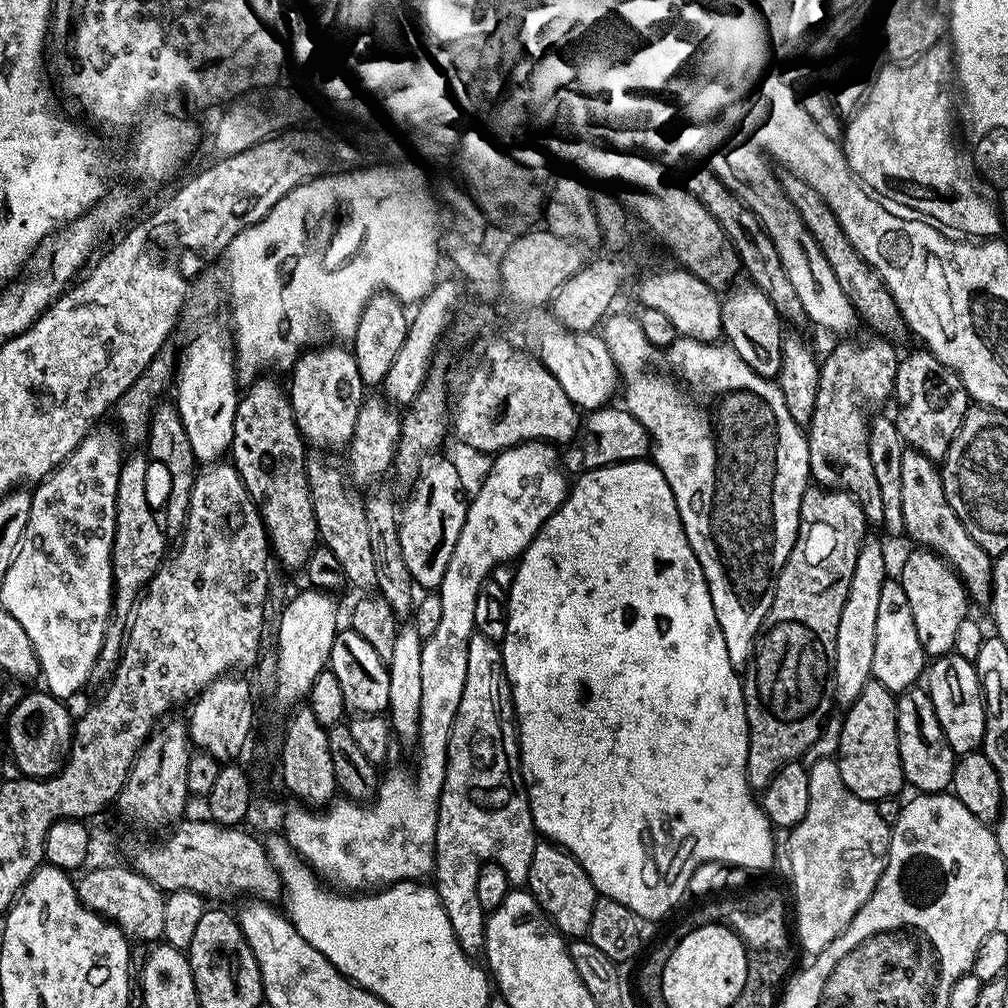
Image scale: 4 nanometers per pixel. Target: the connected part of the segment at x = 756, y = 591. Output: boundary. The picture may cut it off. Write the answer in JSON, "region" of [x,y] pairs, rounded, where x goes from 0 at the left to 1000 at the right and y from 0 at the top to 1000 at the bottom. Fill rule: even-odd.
{"region":[[[611,313],[607,318],[600,320],[597,325],[597,332],[600,337],[601,343],[604,345],[604,351],[608,353],[608,358],[611,361],[611,365],[614,369],[614,380],[617,382],[617,391],[619,387],[619,397],[617,397],[618,404],[623,406],[623,409],[635,422],[643,428],[646,439],[649,443],[646,445],[645,452],[649,457],[651,463],[657,466],[657,470],[661,474],[661,478],[665,482],[665,486],[669,490],[669,498],[673,502],[673,510],[677,514],[677,522],[681,526],[681,534],[685,538],[685,542],[688,546],[688,550],[692,554],[692,558],[696,562],[696,569],[698,570],[698,576],[700,581],[704,585],[704,593],[708,597],[708,609],[712,613],[712,621],[716,625],[716,633],[720,633],[720,649],[724,649],[724,657],[732,665],[737,664],[739,660],[743,658],[746,642],[750,640],[750,630],[754,627],[756,617],[760,613],[760,609],[764,605],[764,601],[768,597],[768,585],[770,584],[770,568],[776,565],[776,562],[780,558],[780,554],[784,554],[784,546],[788,542],[790,537],[790,531],[794,525],[794,503],[796,503],[796,494],[798,493],[798,487],[804,482],[804,469],[802,466],[802,435],[799,426],[788,419],[788,415],[784,415],[784,407],[780,407],[780,395],[776,395],[776,387],[773,380],[757,377],[752,371],[748,371],[748,367],[744,367],[744,363],[740,363],[740,359],[736,359],[736,355],[732,355],[732,351],[728,346],[719,343],[717,340],[709,341],[696,341],[691,337],[680,337],[673,335],[666,341],[665,344],[658,347],[648,347],[647,340],[641,335],[641,331],[637,327],[634,316],[628,315],[627,317],[623,313]]]}

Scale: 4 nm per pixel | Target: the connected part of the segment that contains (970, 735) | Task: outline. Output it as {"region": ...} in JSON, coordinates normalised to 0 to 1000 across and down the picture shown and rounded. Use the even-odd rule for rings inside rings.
{"region":[[[948,650],[931,651],[924,656],[919,667],[919,686],[927,696],[927,708],[931,708],[938,736],[949,751],[954,751],[975,739],[978,703],[967,658],[961,652],[959,655],[956,651]]]}

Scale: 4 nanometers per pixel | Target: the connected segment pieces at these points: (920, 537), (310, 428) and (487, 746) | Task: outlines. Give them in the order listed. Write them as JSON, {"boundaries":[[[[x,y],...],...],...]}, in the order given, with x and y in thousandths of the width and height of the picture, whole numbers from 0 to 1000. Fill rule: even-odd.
{"boundaries":[[[[898,447],[895,454],[895,512],[898,514],[900,534],[909,542],[916,542],[937,553],[944,561],[961,592],[972,599],[979,600],[984,593],[985,553],[980,551],[954,522],[950,510],[938,498],[937,474],[930,457],[919,454],[913,448]]],[[[344,344],[321,349],[318,353],[299,352],[288,367],[290,382],[285,382],[292,419],[303,441],[313,444],[340,445],[349,437],[351,419],[363,396],[363,383],[355,375],[355,363]]],[[[469,629],[462,645],[462,681],[458,681],[458,696],[454,696],[454,708],[450,712],[450,720],[446,724],[444,737],[444,759],[440,783],[437,789],[437,803],[435,804],[435,819],[433,820],[433,859],[431,862],[431,880],[437,889],[438,899],[442,903],[442,911],[446,911],[446,919],[450,923],[450,931],[454,931],[454,938],[463,948],[472,950],[480,943],[480,919],[482,906],[478,899],[474,899],[474,891],[470,887],[470,879],[474,872],[474,863],[483,853],[492,853],[502,863],[502,871],[510,879],[523,878],[526,867],[526,855],[530,851],[530,843],[534,836],[534,826],[528,814],[528,799],[524,796],[524,784],[520,780],[520,770],[516,767],[516,736],[512,729],[512,711],[508,700],[508,682],[504,680],[504,670],[500,667],[500,648],[497,640],[491,635],[475,629]]]]}

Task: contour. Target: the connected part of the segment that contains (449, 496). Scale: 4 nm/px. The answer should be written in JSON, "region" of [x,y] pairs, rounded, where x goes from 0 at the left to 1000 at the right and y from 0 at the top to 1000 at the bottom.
{"region":[[[437,456],[426,464],[424,461],[412,480],[413,485],[396,513],[399,551],[412,582],[433,585],[442,569],[442,562],[446,562],[450,542],[454,542],[454,530],[458,530],[465,497],[462,492],[460,496],[460,480],[456,477],[455,466],[444,456]]]}

